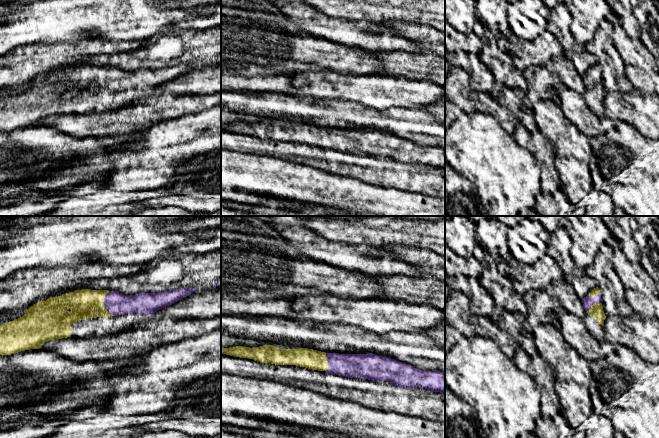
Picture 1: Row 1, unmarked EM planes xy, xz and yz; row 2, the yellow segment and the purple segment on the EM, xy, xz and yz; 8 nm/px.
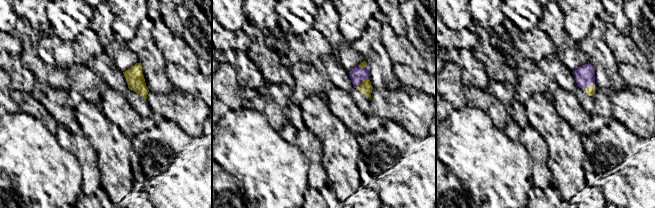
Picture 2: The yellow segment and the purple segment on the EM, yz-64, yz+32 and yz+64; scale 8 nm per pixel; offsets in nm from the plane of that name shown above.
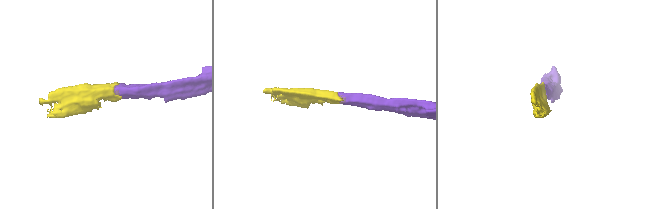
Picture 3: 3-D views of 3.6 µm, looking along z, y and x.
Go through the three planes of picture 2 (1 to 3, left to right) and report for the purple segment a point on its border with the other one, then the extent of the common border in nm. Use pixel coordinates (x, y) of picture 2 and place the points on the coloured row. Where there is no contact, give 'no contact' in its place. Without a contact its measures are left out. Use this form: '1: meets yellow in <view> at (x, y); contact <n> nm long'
1: no contact
2: meets yellow in yz+32 at (362, 82); contact 140 nm long
3: meets yellow in yz+64 at (590, 85); contact 110 nm long

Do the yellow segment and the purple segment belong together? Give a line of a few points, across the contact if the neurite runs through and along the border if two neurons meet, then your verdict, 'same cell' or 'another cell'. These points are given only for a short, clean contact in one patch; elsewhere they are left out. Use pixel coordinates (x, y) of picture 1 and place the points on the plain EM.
line xy (85, 79), (104, 81), (115, 79); same cell

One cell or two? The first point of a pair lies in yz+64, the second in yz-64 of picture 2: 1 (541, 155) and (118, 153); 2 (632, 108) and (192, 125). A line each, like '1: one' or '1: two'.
1: two
2: one

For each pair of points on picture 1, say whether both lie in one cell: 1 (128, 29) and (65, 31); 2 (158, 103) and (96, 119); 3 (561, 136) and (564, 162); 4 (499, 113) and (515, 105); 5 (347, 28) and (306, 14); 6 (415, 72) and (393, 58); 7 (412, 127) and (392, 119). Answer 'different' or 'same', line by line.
1: same
2: same
3: same
4: different
5: same
6: same
7: same

